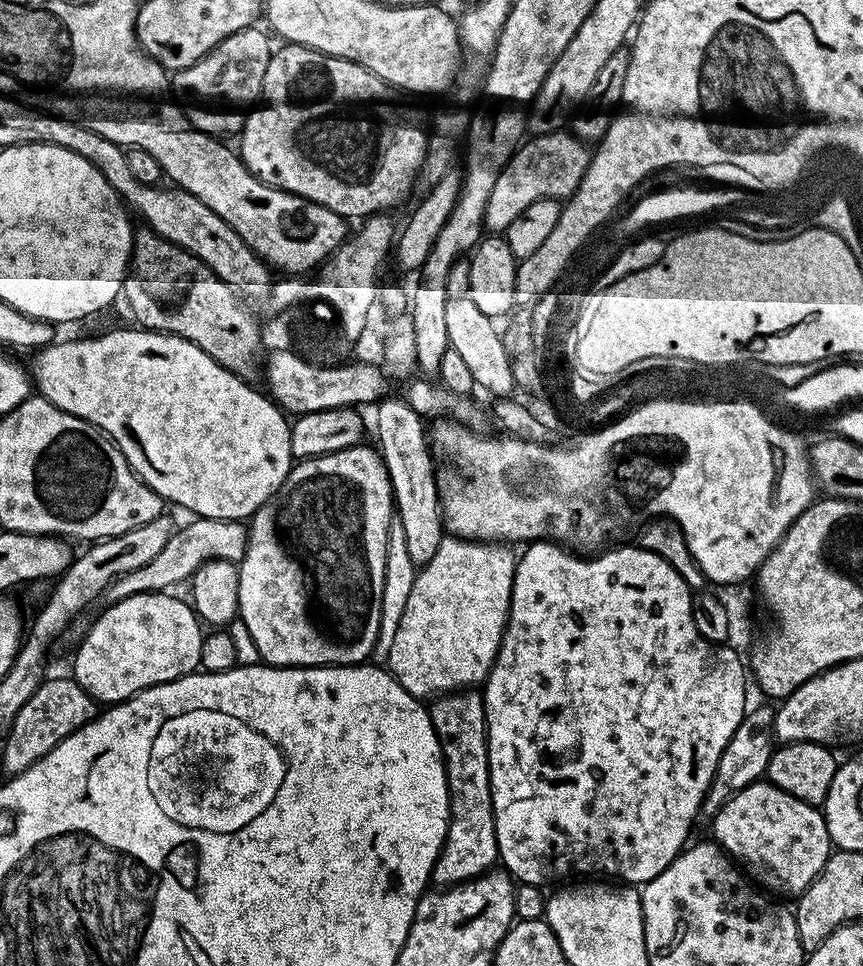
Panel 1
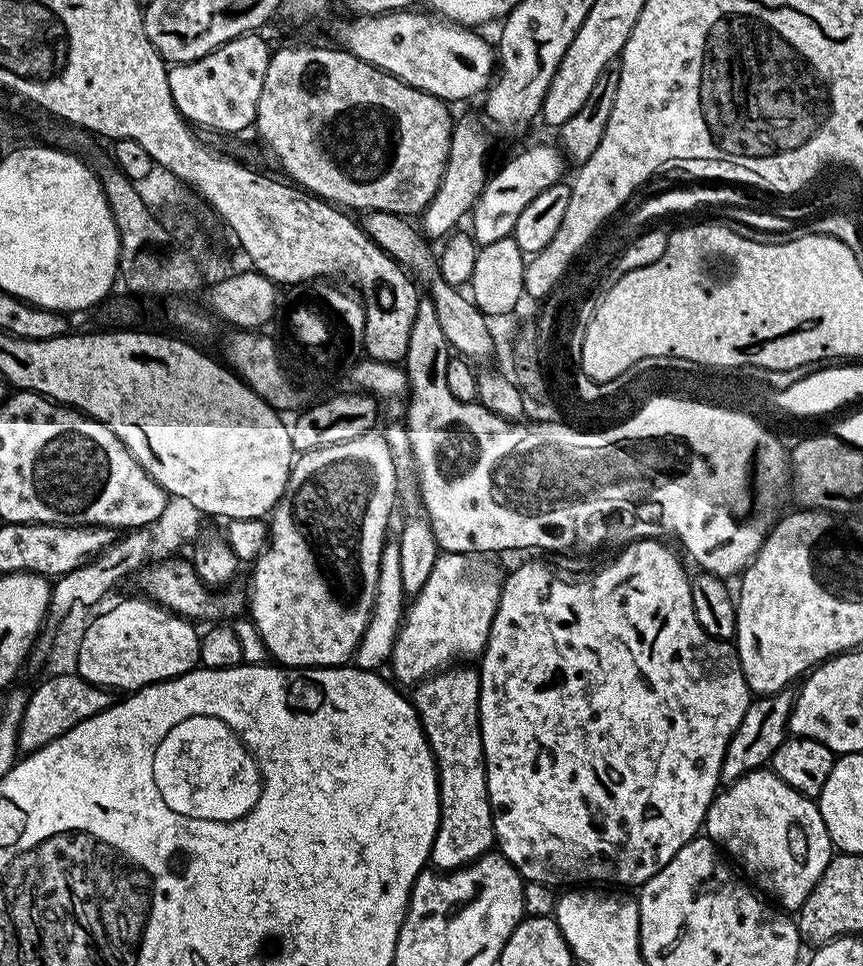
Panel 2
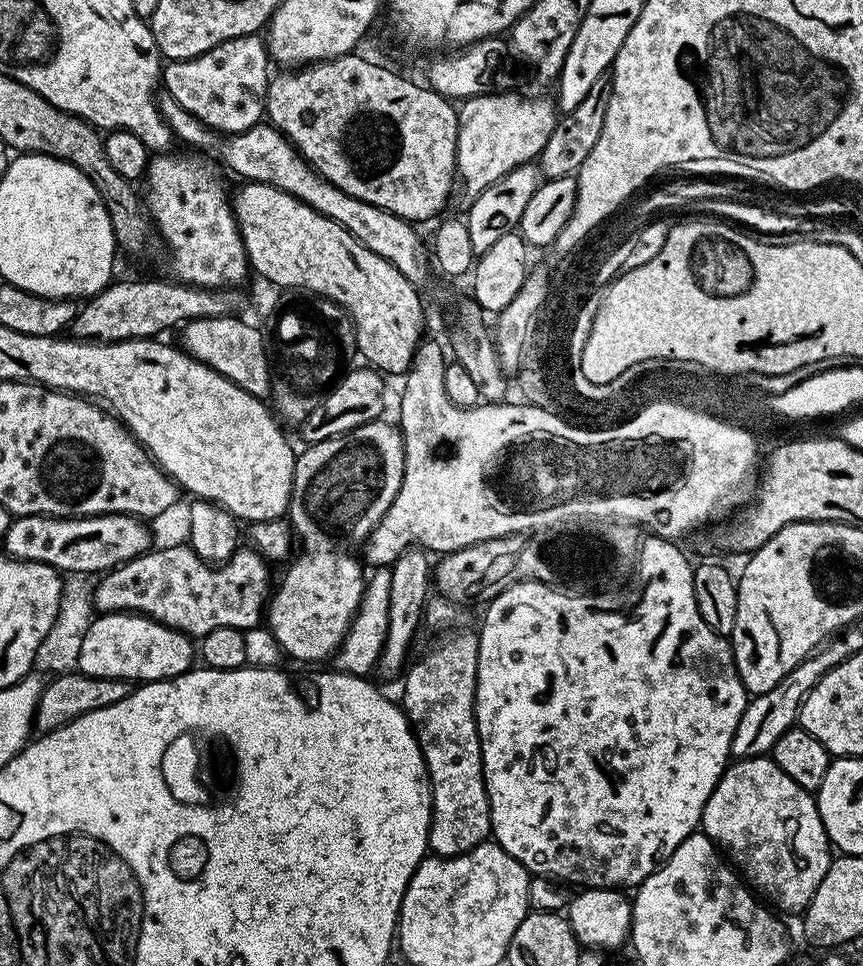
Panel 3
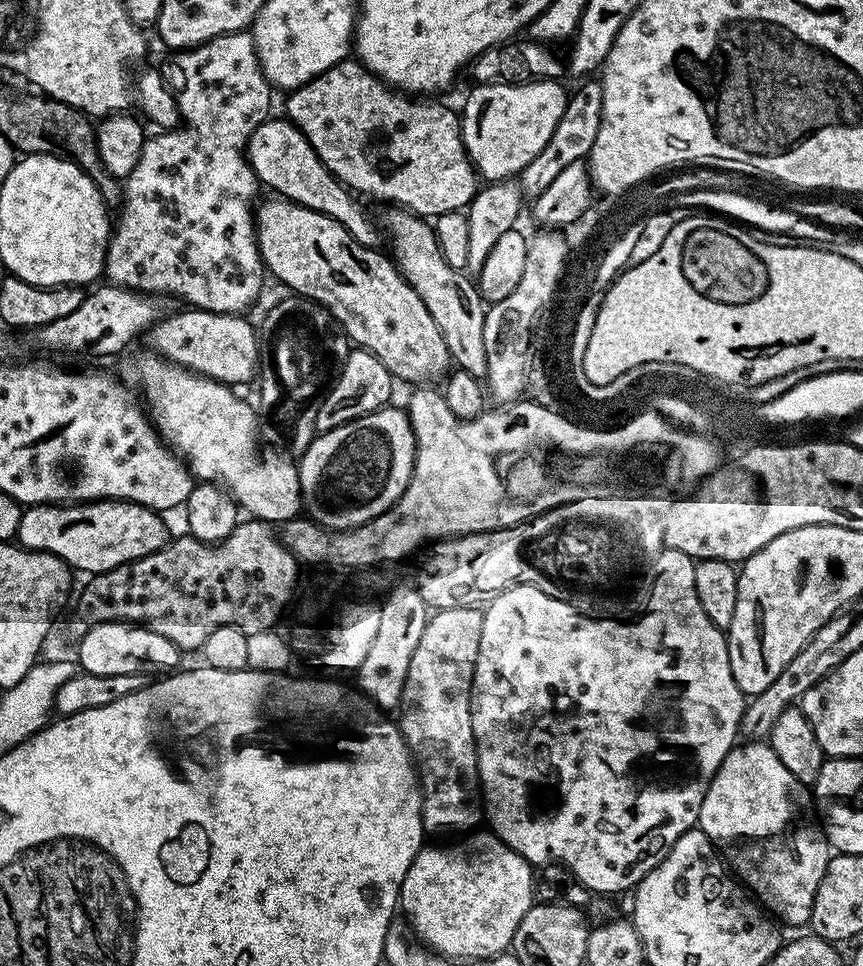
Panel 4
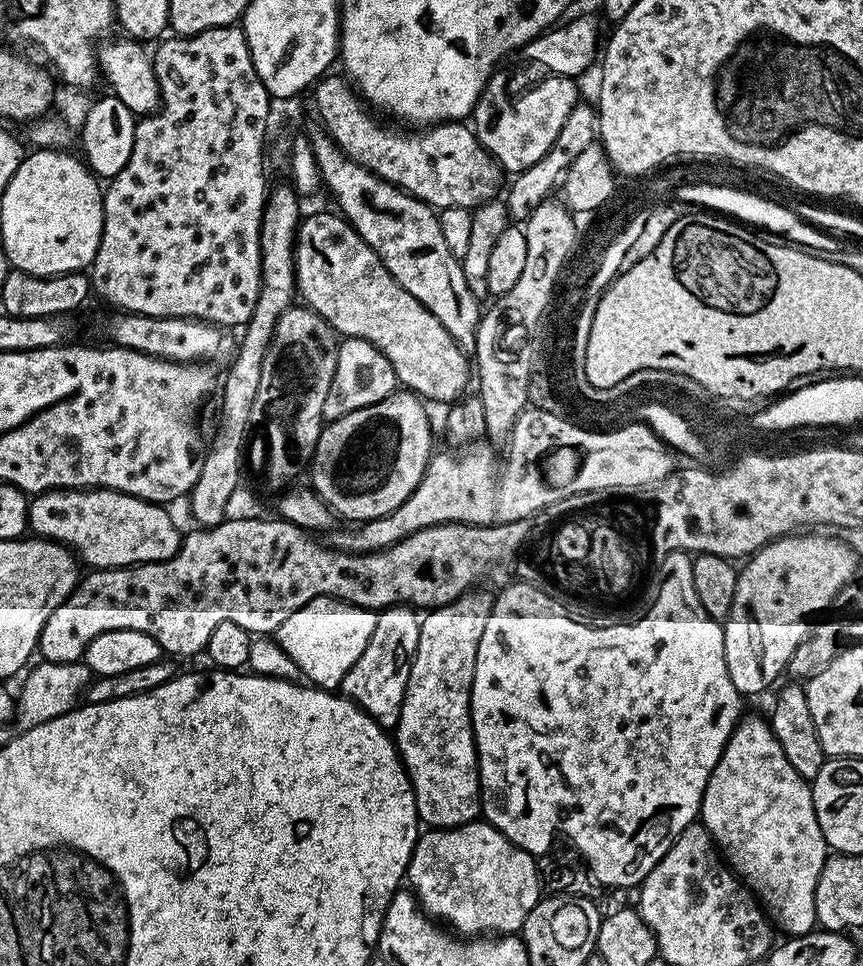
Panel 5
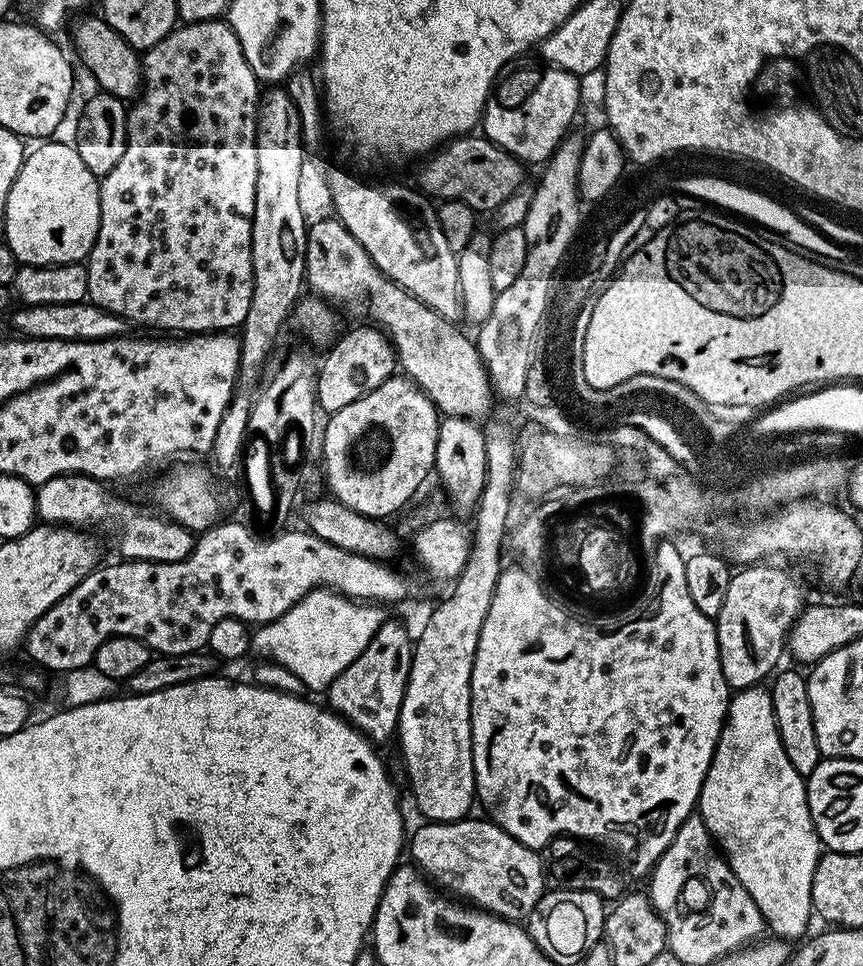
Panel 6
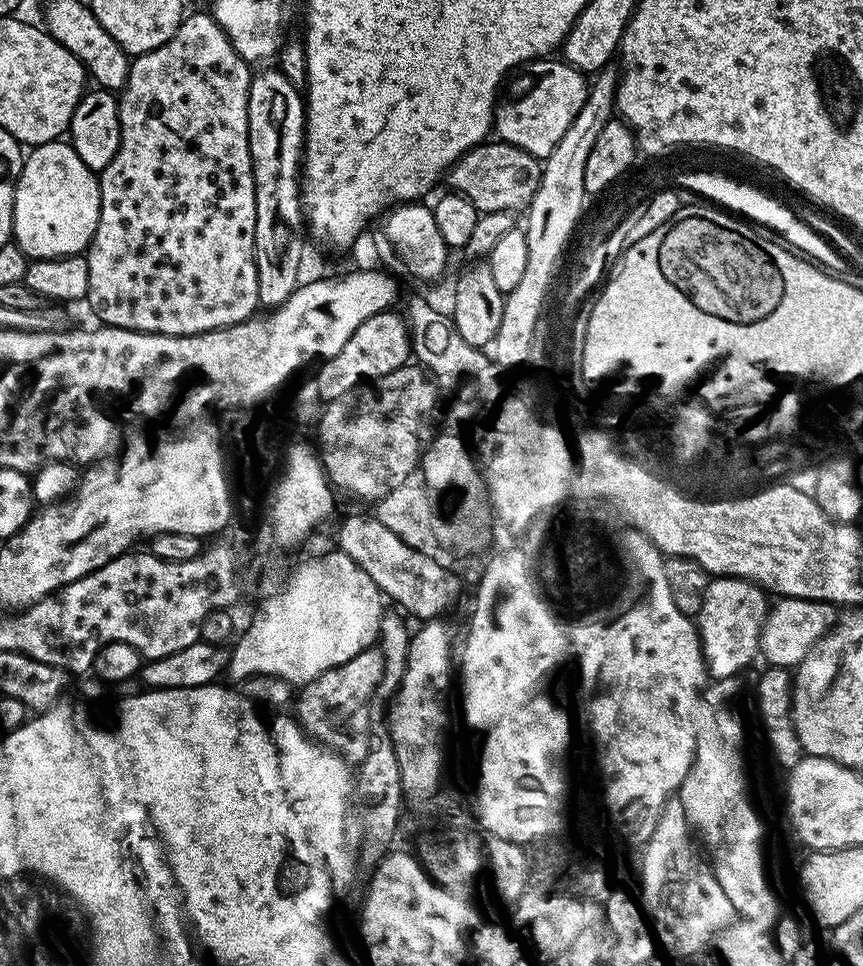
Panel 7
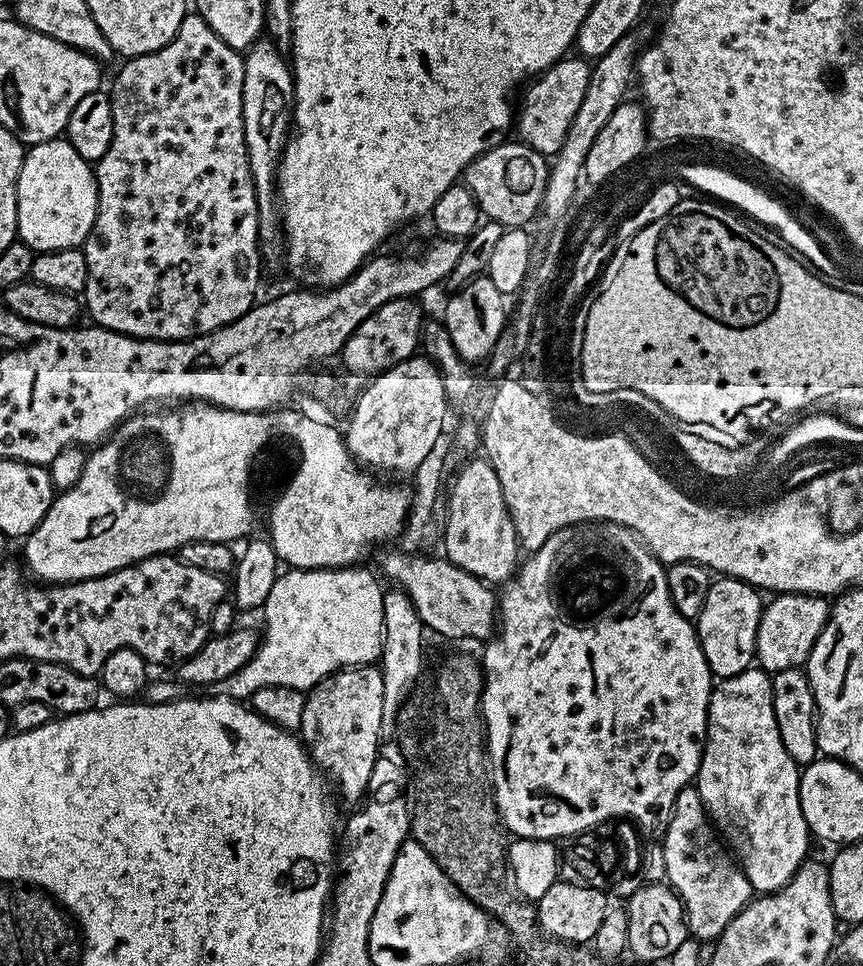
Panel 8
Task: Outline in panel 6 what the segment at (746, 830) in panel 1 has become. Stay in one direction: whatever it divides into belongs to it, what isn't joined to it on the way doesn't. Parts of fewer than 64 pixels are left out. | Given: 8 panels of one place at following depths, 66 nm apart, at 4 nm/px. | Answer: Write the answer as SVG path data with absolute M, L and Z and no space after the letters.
M741 688L744 696L741 696L738 691L736 695L740 697L737 700L734 695L728 702L728 716L724 719L724 728L720 731L720 737L716 743L716 749L712 755L712 760L706 765L706 770L712 773L712 776L707 772L703 773L702 780L708 784L708 788L700 784L700 795L704 798L704 809L698 812L699 819L704 821L707 826L709 834L711 834L713 841L719 843L724 840L724 844L728 844L728 848L732 848L732 852L736 852L736 856L732 856L727 860L736 860L736 868L732 872L737 876L738 882L742 882L742 886L748 891L748 899L756 903L756 908L761 912L766 921L766 928L773 937L779 938L781 941L787 942L791 936L803 937L804 931L808 928L808 923L814 920L814 909L812 906L812 878L817 862L820 861L822 855L822 845L820 843L820 836L816 832L816 827L812 821L810 814L810 806L808 805L808 785L805 777L798 774L798 770L794 770L794 766L790 766L790 758L786 758L786 750L782 746L782 738L780 731L776 725L776 715L774 714L774 706L768 708L772 703L772 694L764 696L765 692L749 692L747 688Z

